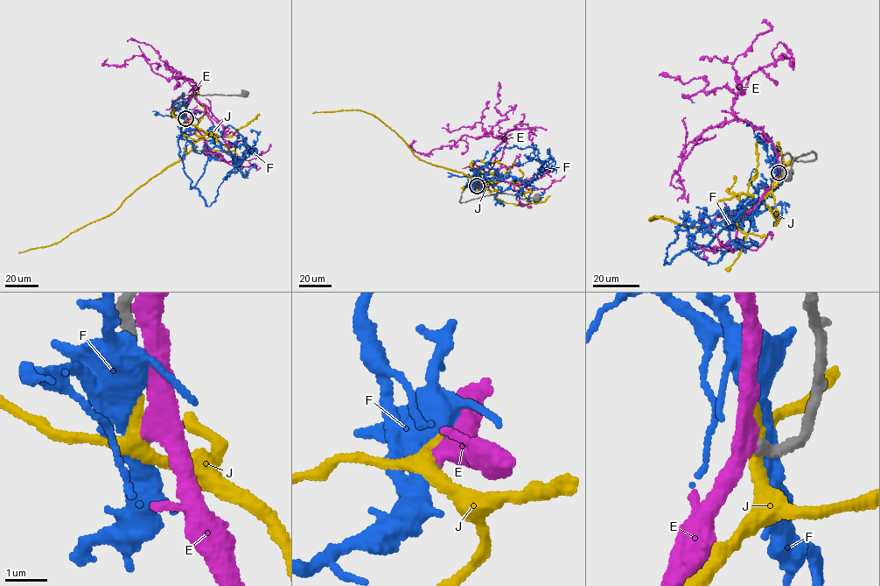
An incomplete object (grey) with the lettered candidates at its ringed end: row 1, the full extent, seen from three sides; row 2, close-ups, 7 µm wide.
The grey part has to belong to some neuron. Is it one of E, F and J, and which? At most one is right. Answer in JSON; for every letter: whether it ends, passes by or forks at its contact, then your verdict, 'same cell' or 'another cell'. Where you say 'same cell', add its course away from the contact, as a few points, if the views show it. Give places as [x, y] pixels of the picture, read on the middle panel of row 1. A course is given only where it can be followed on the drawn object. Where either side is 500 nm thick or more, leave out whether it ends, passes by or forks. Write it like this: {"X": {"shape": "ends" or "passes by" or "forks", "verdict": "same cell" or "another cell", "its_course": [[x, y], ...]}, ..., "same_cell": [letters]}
{"E": {"shape": "passes by", "verdict": "same cell", "its_course": [[477, 186], [494, 163], [496, 148], [503, 137], [464, 135], [452, 145], [426, 154], [411, 147], [416, 140]]}, "F": {"shape": "passes by", "verdict": "another cell"}, "J": {"shape": "passes by", "verdict": "another cell"}, "same_cell": ["E"]}

